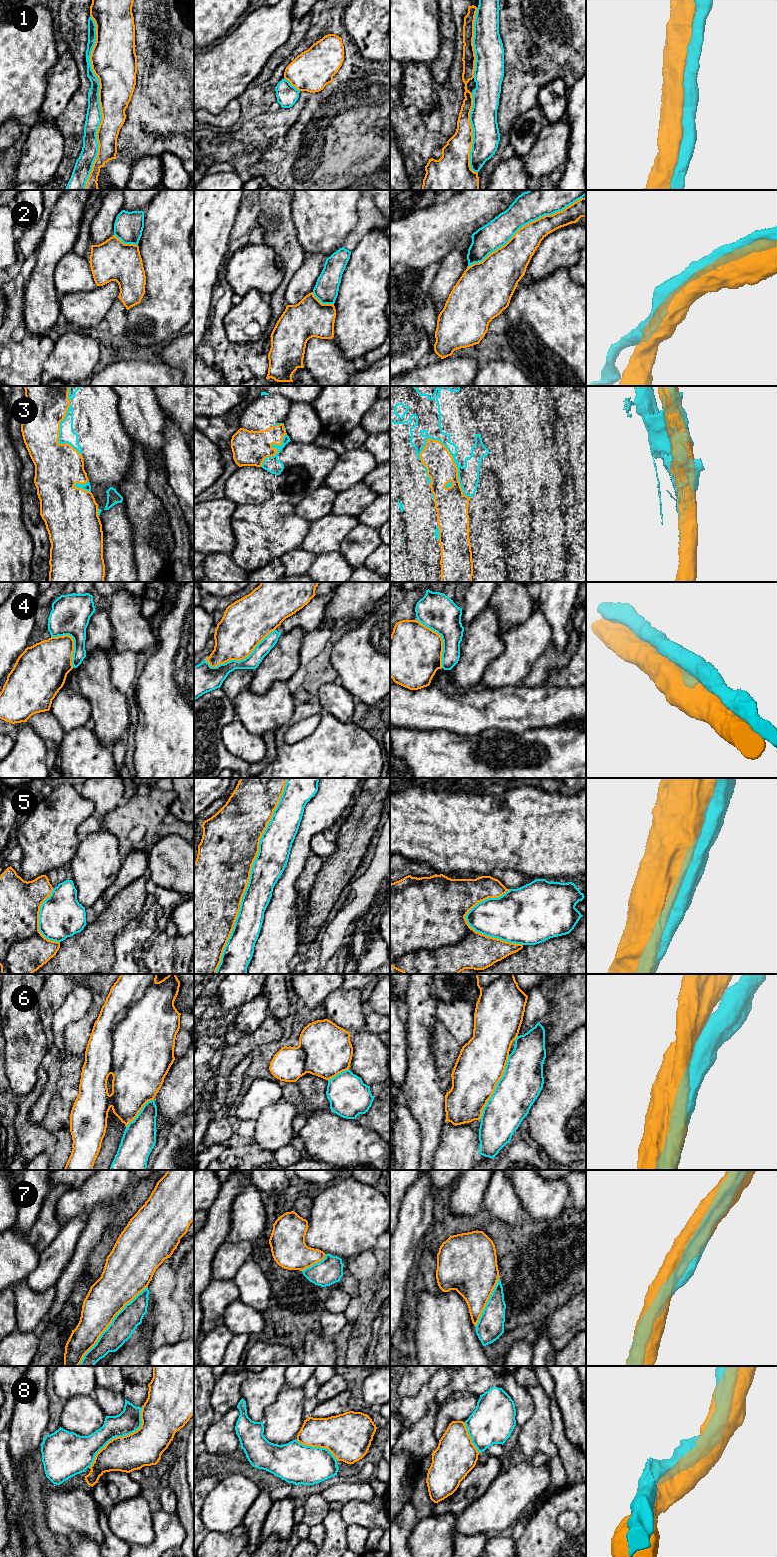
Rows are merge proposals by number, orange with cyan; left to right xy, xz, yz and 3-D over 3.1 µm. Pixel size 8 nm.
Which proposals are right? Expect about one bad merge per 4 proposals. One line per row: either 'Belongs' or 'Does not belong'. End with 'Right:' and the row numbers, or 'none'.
1: Belongs
2: Belongs
3: Does not belong
4: Belongs
5: Does not belong
6: Does not belong
7: Belongs
8: Belongs
Right: 1, 2, 4, 7, 8

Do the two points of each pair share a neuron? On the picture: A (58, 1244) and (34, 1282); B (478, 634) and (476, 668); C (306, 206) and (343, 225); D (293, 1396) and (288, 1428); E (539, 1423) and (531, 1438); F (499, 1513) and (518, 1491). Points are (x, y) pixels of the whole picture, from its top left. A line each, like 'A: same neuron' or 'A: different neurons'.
A: same neuron
B: same neuron
C: same neuron
D: same neuron
E: same neuron
F: same neuron

